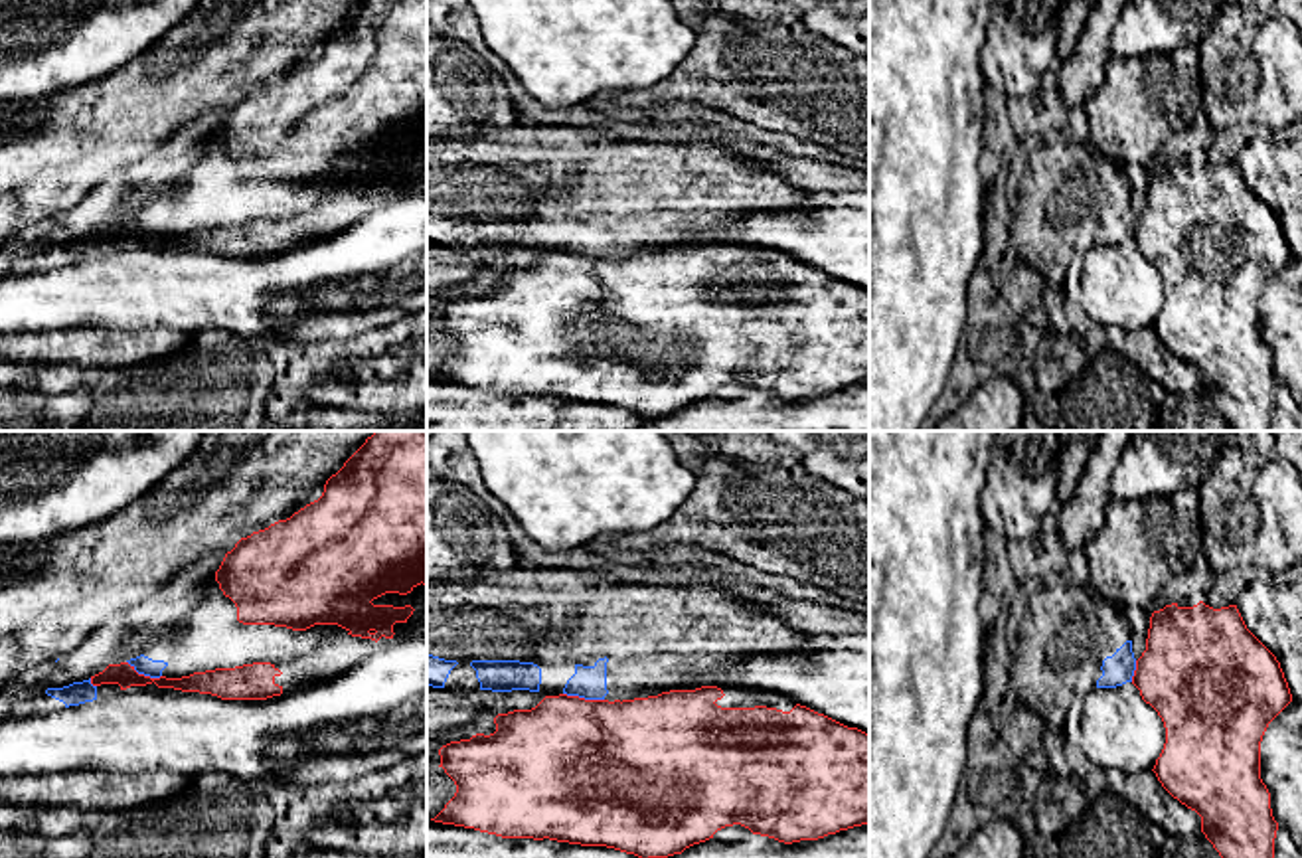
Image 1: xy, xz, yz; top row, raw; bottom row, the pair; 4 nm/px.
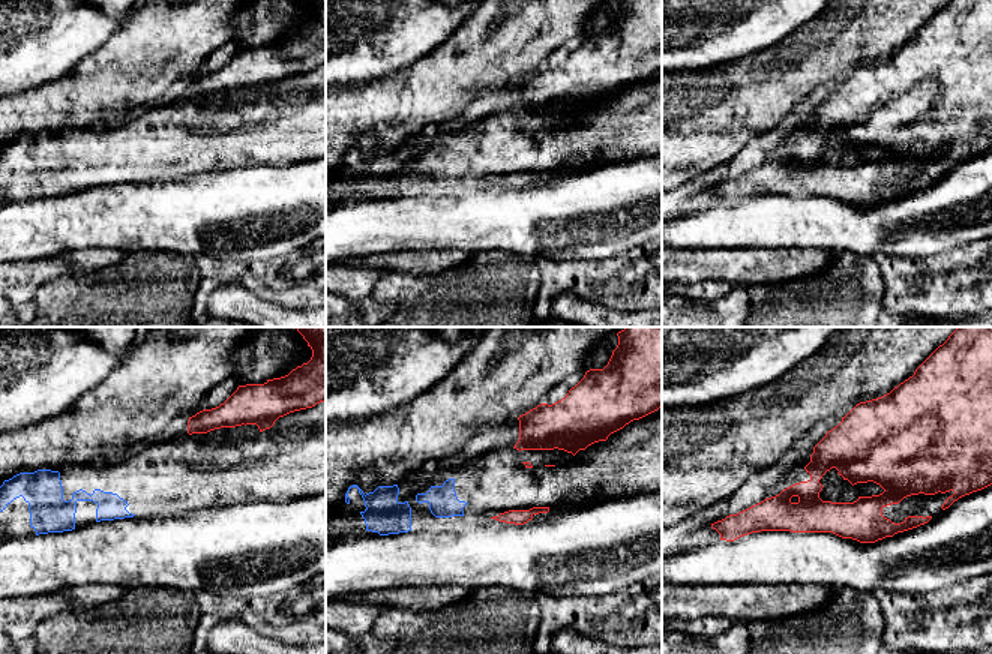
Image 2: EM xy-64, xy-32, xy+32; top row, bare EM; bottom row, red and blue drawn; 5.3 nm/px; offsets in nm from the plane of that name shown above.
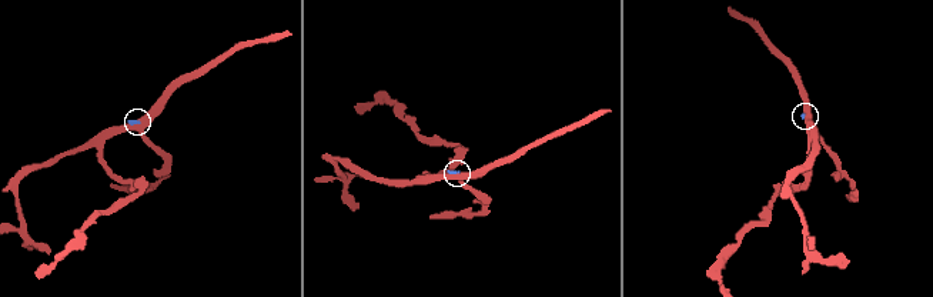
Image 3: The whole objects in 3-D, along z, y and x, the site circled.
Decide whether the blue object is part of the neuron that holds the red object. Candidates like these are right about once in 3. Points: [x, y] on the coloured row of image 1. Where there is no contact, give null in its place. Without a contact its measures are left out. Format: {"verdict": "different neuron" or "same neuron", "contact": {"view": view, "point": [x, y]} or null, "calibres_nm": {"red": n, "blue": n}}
{"verdict": "different neuron", "contact": {"view": "xz", "point": [583, 698]}, "calibres_nm": {"red": 500, "blue": 140}}

